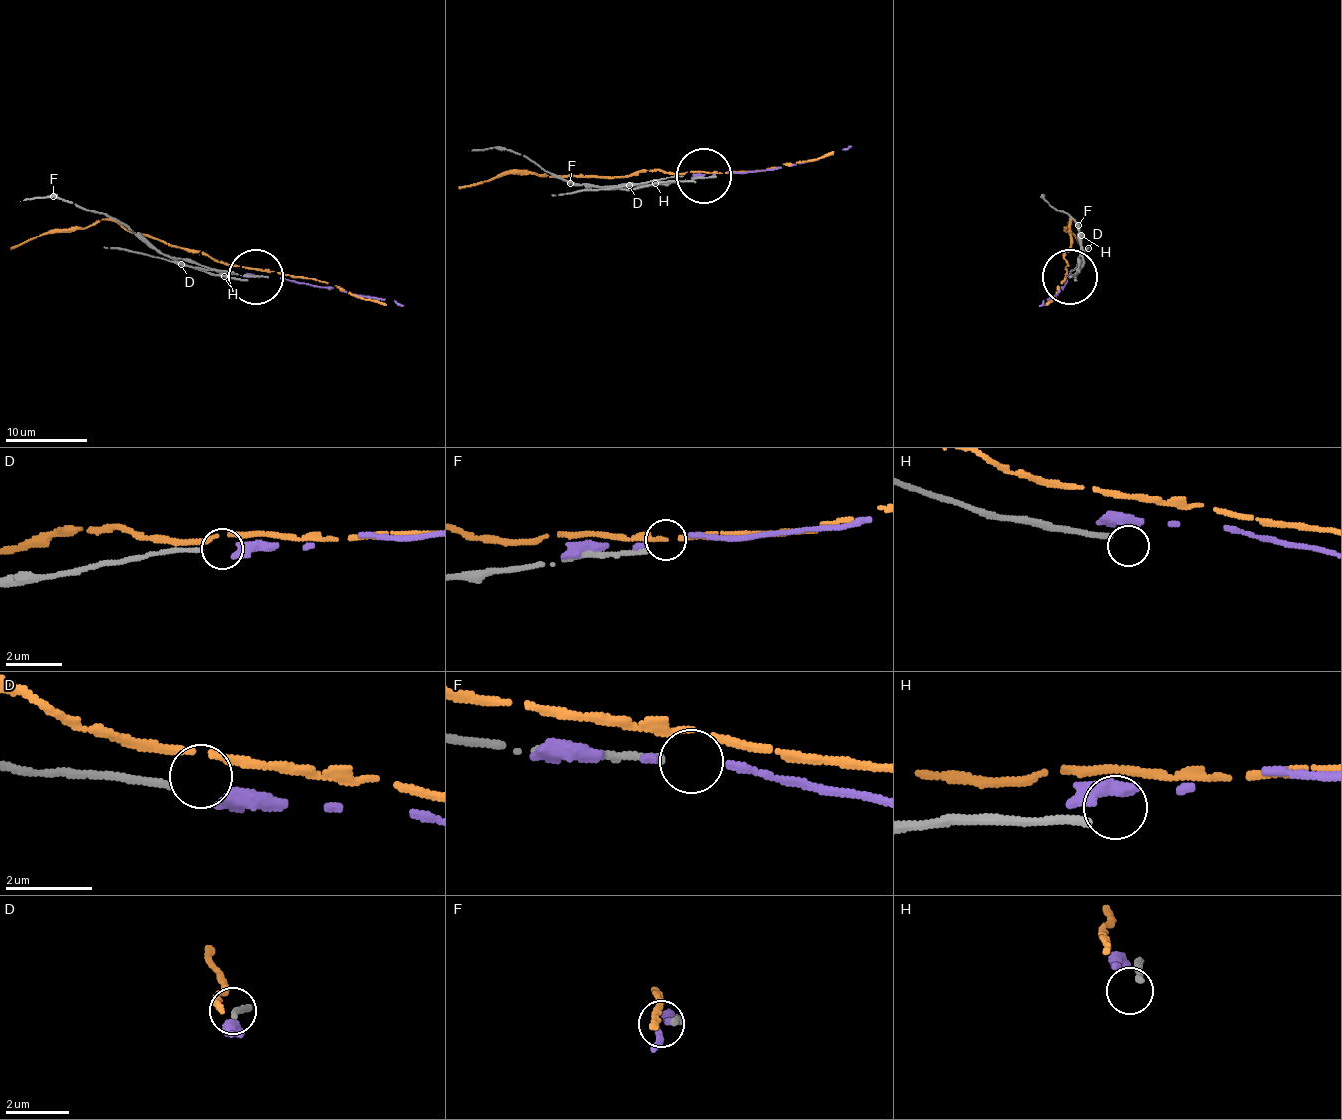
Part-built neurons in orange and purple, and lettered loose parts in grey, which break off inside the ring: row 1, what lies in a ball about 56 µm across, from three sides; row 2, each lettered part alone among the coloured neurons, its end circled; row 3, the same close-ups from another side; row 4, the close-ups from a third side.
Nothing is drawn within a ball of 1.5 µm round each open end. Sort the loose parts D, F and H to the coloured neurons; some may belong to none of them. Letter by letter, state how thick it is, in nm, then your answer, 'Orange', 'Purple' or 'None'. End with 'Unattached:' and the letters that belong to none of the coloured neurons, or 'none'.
D: Thickness 140 nm. Purple
F: Thickness 180 nm. None
H: Thickness 200 nm. None
Unattached: F, H

